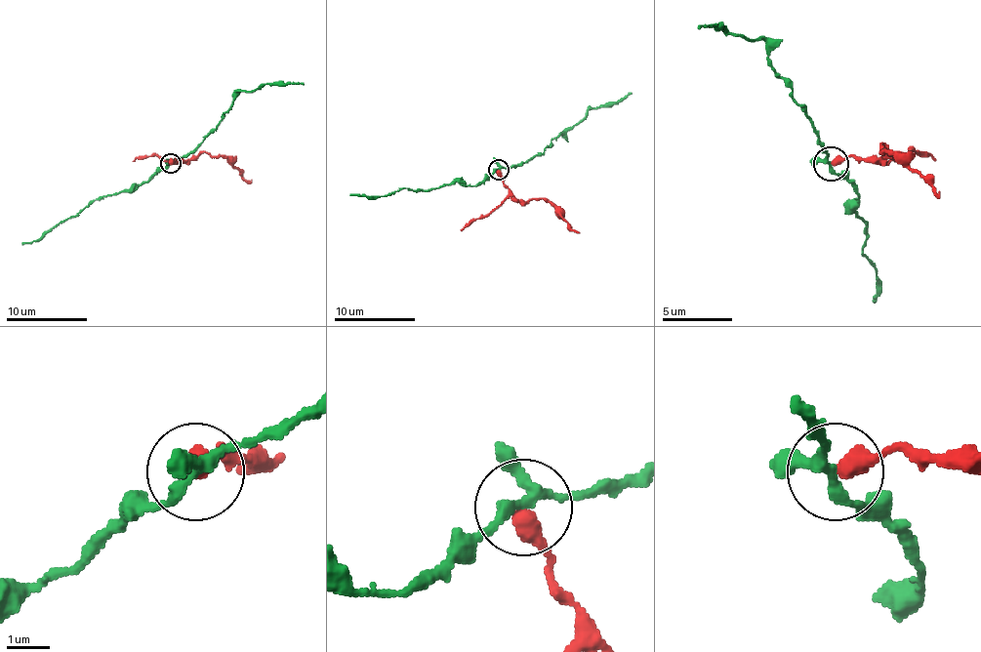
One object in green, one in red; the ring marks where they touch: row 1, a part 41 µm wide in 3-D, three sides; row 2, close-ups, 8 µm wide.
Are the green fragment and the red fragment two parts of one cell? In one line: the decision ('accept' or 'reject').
reject

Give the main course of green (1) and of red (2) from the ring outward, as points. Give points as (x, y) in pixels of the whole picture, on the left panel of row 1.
1: (171, 164), (189, 155), (203, 142), (240, 91), (256, 91), (262, 84), (303, 82)
2: (171, 164), (175, 159), (193, 159), (199, 153), (224, 155), (246, 180), (252, 182)

